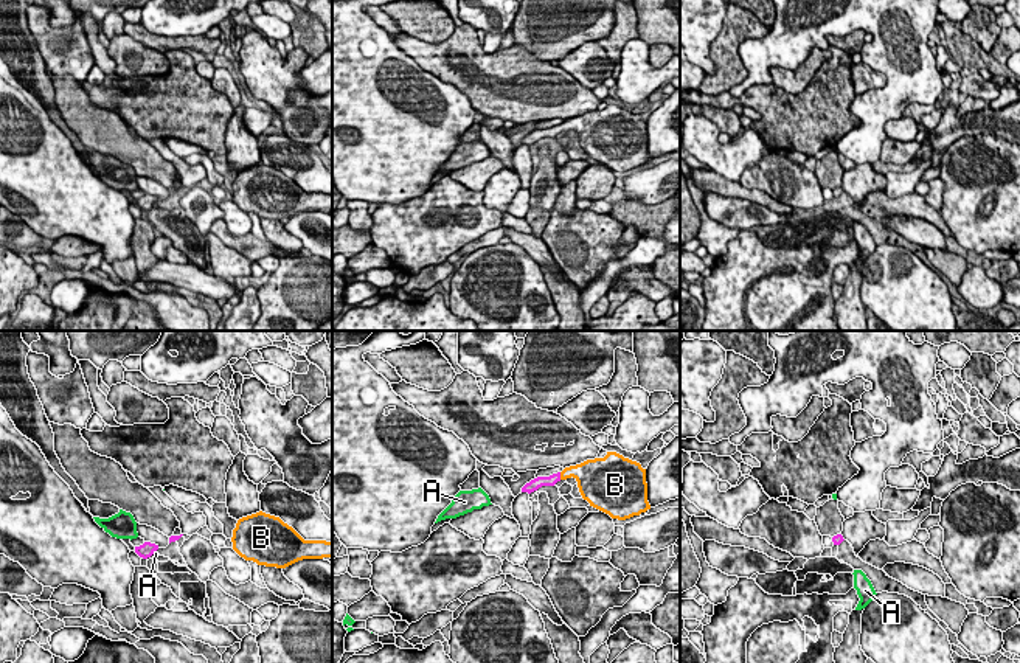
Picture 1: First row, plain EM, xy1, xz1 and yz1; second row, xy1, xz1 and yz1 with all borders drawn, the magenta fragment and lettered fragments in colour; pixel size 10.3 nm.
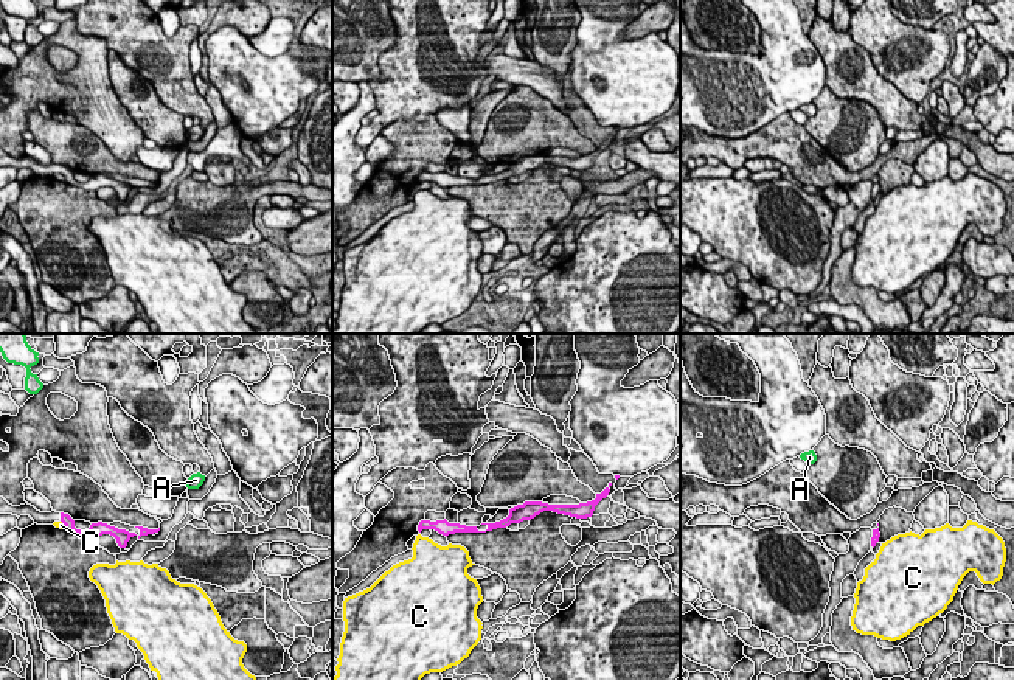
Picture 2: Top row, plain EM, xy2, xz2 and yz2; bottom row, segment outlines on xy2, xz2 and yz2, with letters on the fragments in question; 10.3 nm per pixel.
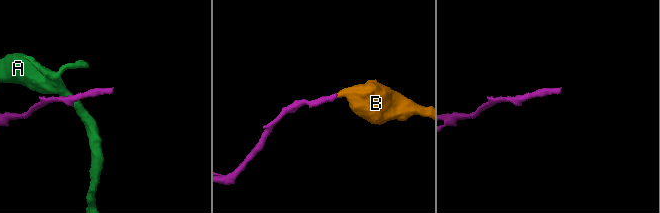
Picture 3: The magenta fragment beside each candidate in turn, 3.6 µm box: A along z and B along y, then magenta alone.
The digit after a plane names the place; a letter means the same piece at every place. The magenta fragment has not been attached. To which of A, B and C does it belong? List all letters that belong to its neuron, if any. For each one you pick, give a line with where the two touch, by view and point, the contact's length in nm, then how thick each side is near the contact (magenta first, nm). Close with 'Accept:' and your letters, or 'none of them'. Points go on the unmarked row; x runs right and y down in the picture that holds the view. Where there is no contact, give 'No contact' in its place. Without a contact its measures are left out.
B: Touches magenta at xz1 (559, 128). Shared border 80 nm. Thickness 120 nm (magenta) against 200 nm
Accept: B

